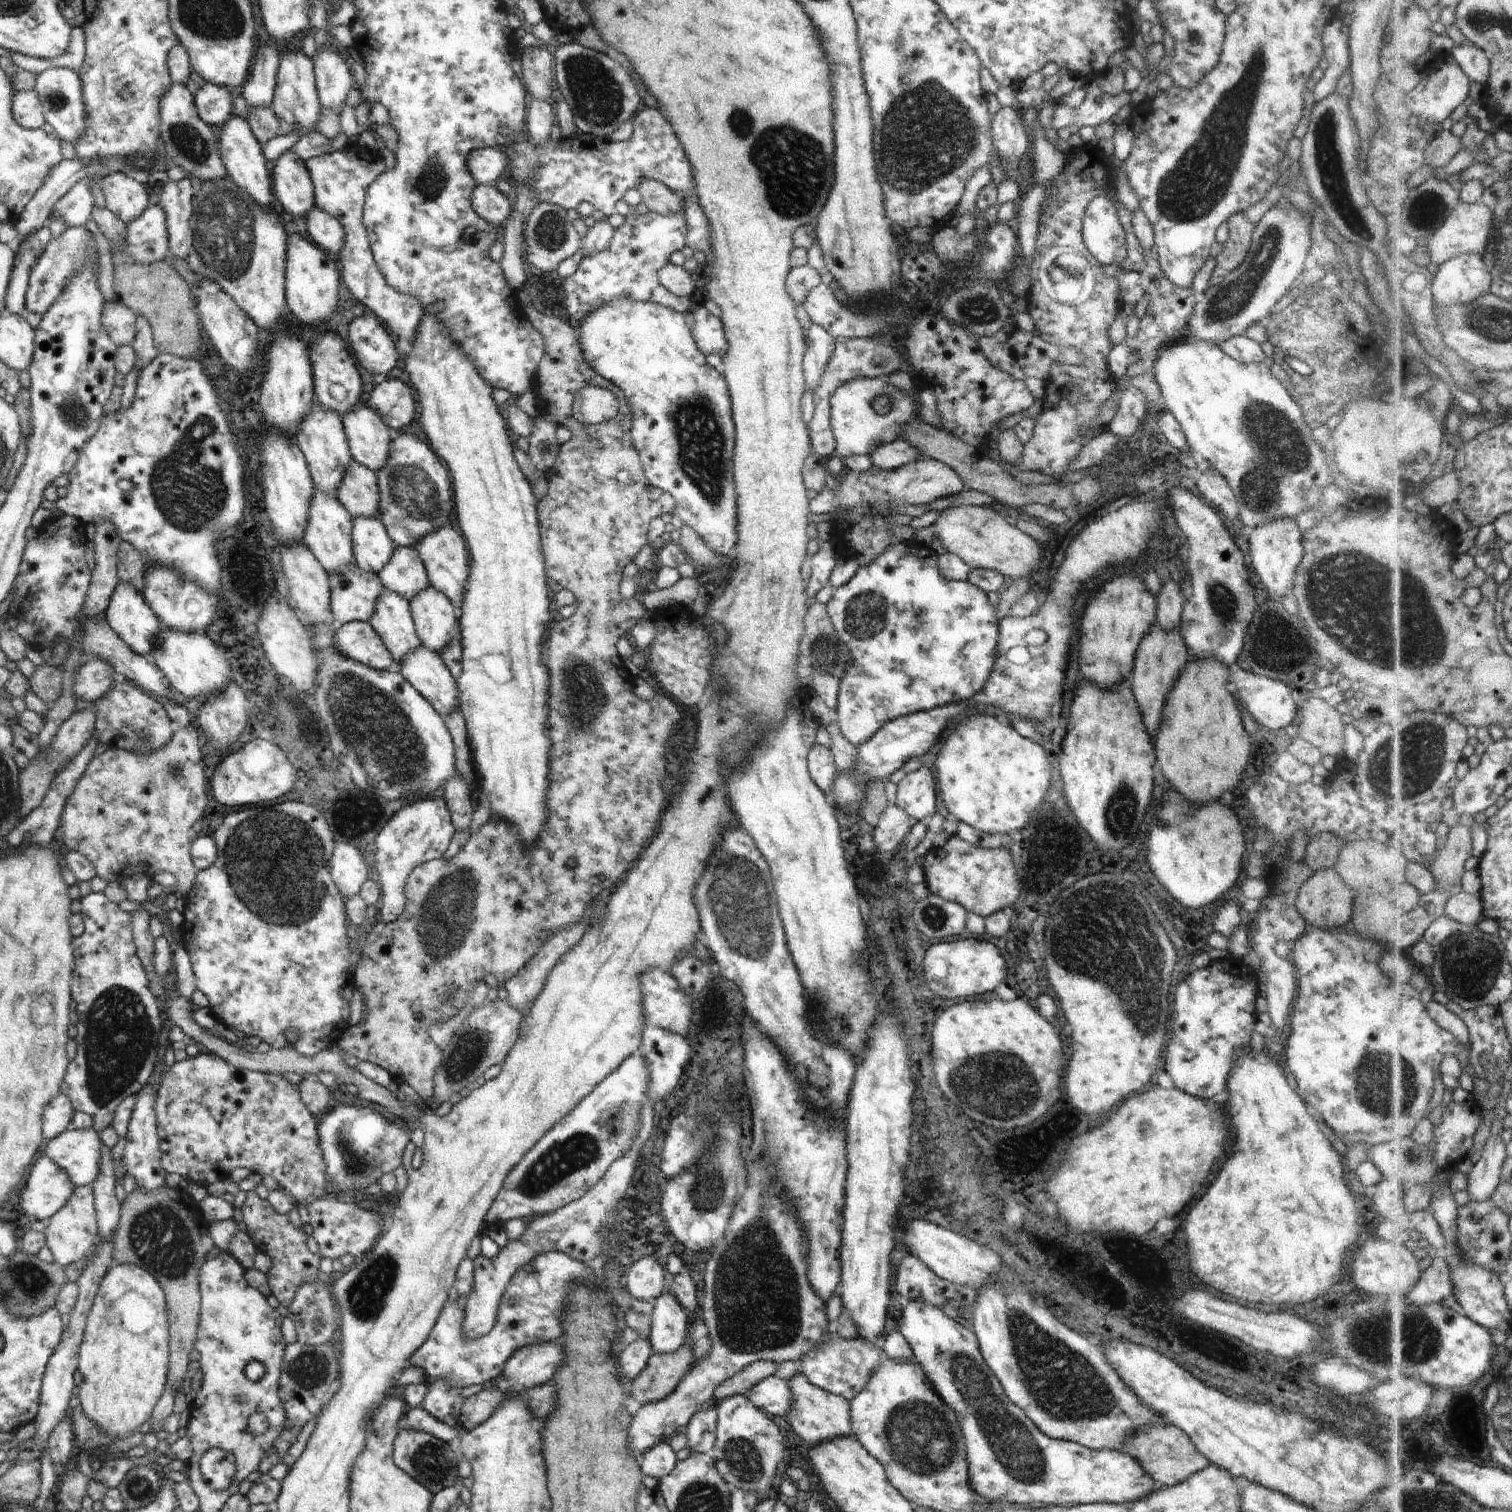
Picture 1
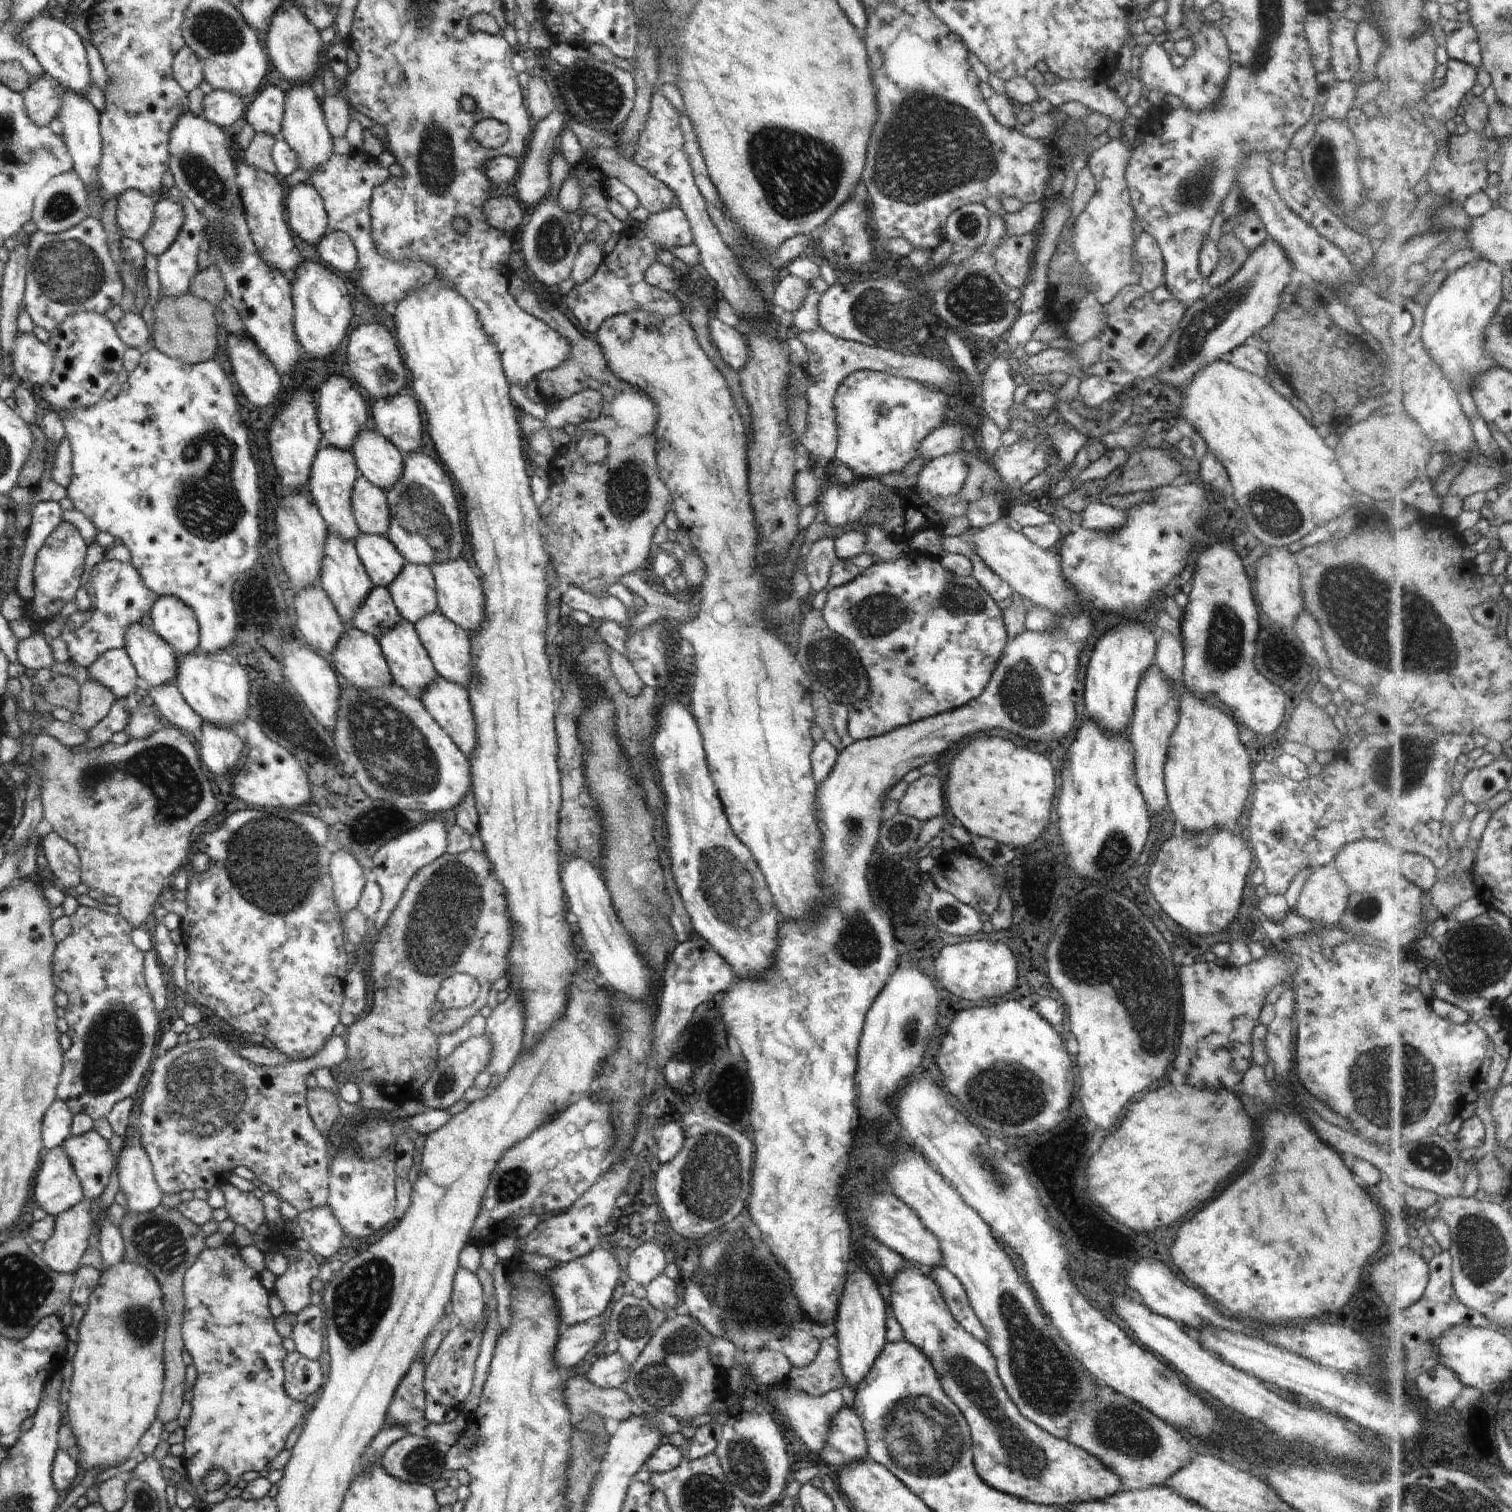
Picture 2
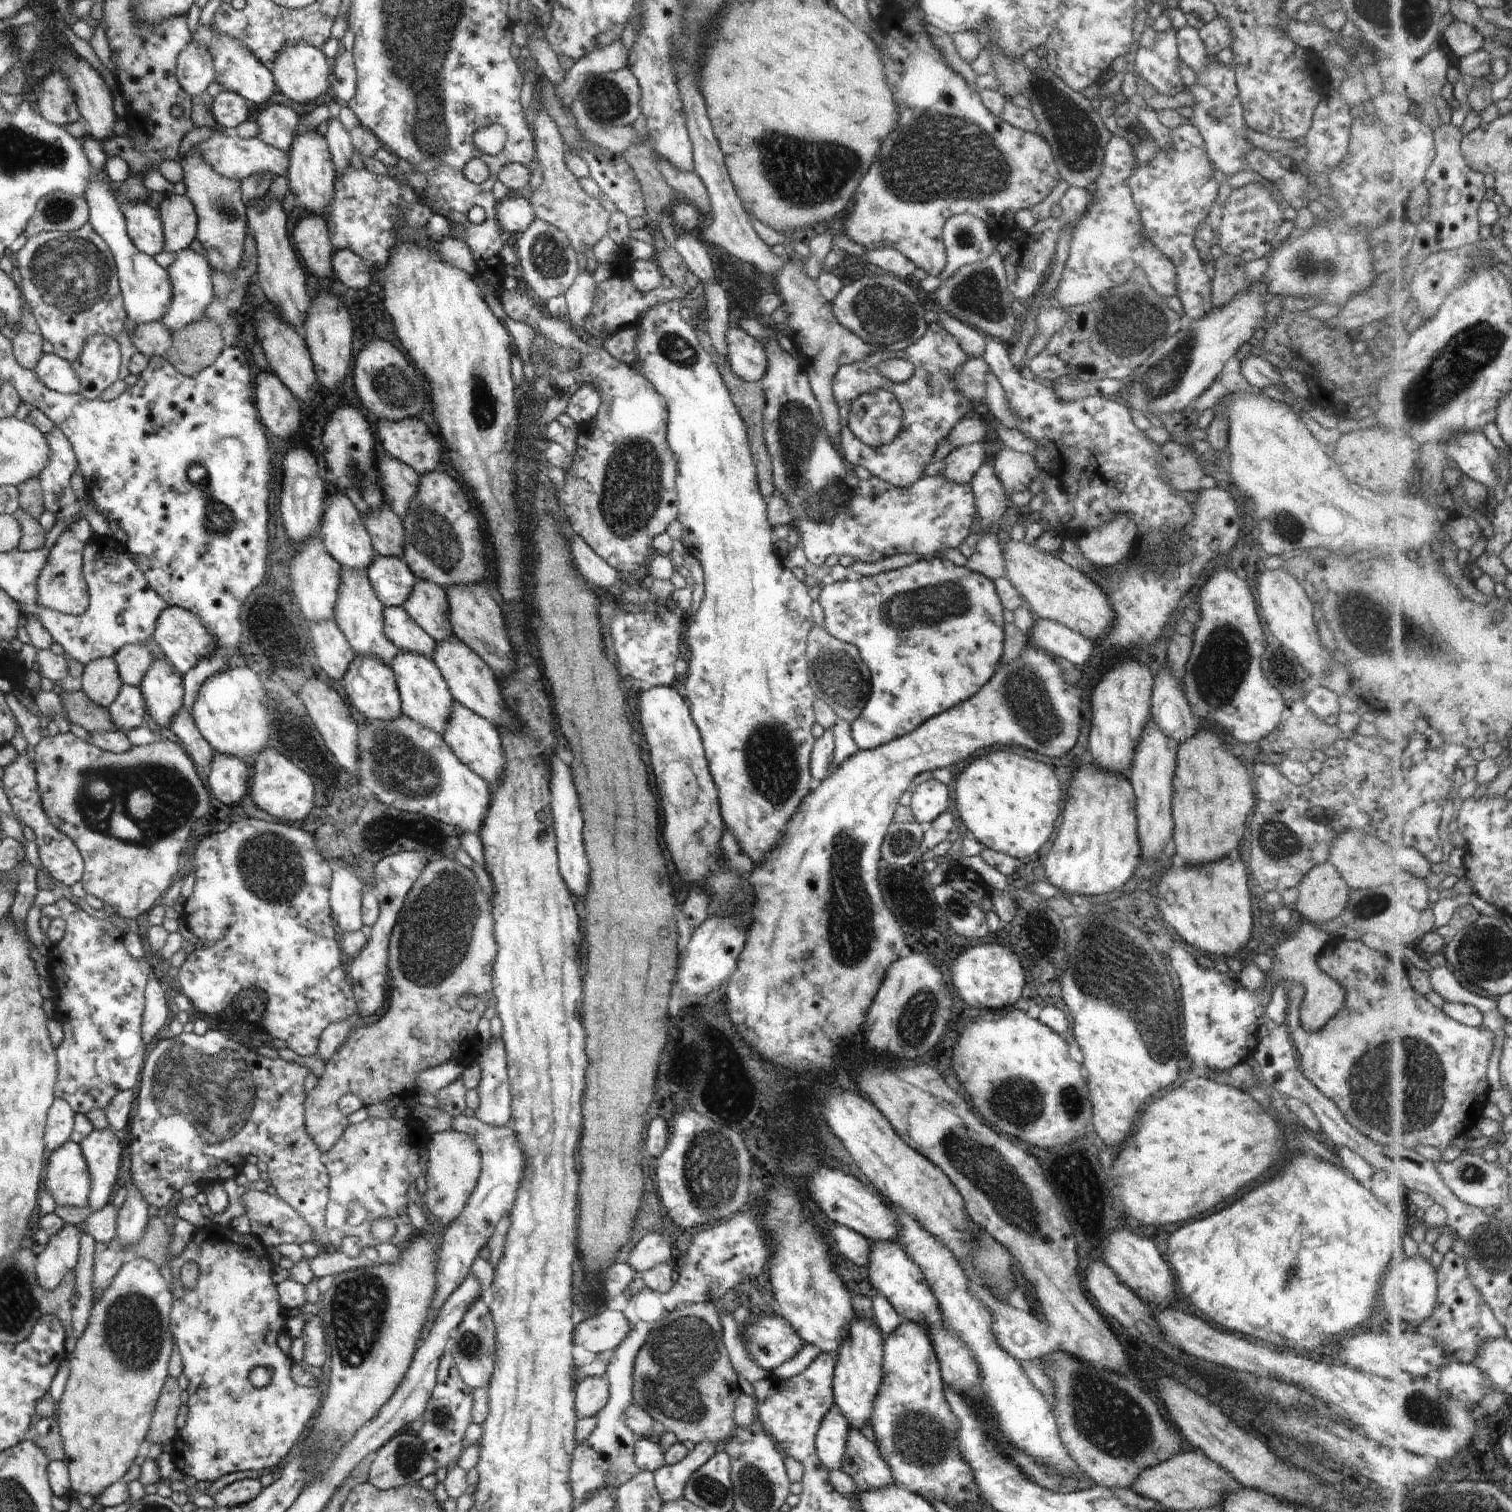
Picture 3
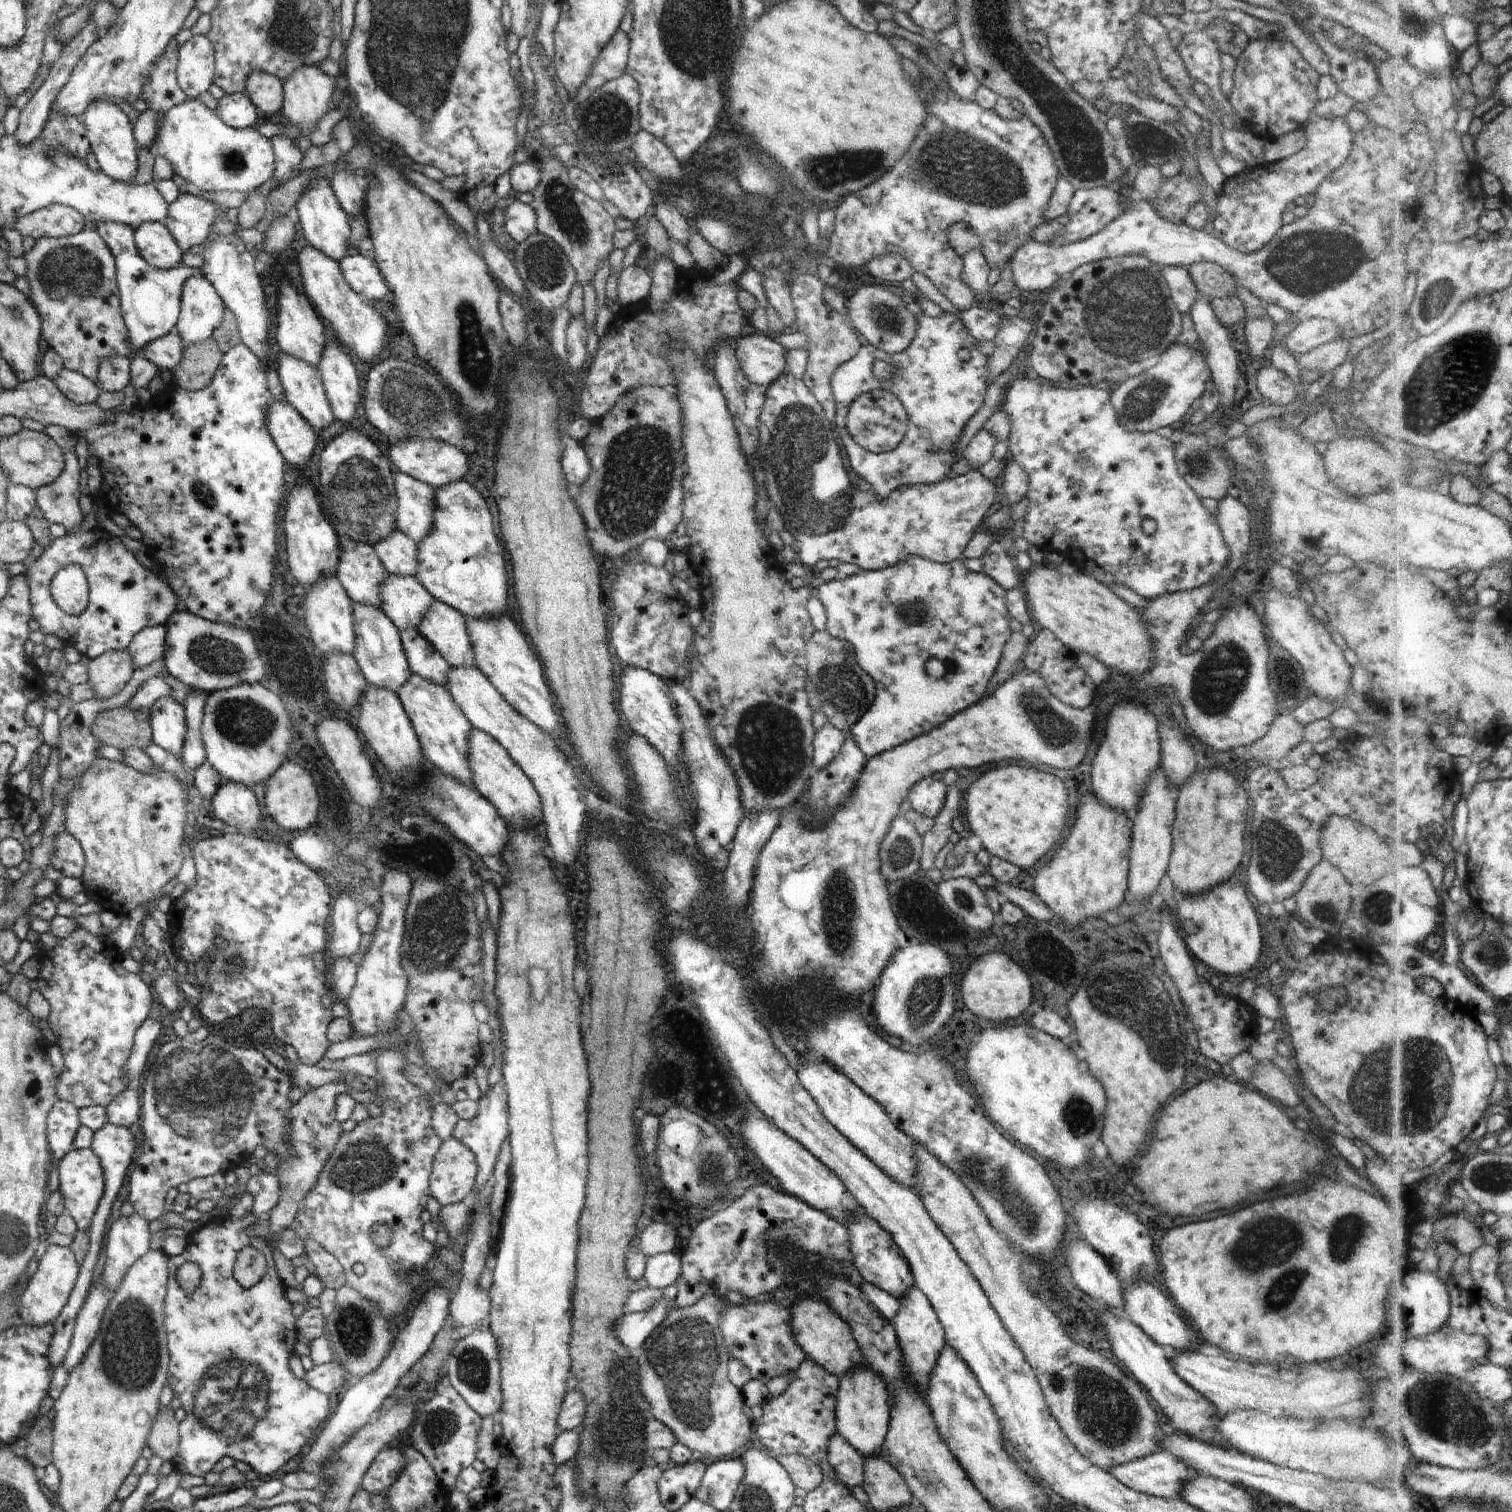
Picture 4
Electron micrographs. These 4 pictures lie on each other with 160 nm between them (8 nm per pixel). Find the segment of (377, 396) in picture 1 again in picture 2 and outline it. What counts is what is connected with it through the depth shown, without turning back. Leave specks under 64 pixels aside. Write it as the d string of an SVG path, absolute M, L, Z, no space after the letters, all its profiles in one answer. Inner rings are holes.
M402 392L376 399L372 404L375 430L401 453L417 451L422 444L422 418L417 400Z

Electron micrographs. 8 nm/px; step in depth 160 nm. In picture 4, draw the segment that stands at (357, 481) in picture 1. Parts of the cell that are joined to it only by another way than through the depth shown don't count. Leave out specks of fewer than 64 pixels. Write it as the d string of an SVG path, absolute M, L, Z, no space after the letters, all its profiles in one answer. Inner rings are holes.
M396 530L388 538L376 542L373 548L389 574L416 578L418 548L406 534Z

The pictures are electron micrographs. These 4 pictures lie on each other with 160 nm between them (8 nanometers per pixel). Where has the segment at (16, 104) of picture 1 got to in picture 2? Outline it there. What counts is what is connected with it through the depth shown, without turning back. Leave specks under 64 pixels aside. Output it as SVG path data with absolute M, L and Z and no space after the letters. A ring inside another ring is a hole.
M46 74L42 75L39 79L32 79L29 87L22 93L28 118L39 127L48 126L56 118L57 112L60 110L61 102L59 98L63 90L64 88L55 78Z

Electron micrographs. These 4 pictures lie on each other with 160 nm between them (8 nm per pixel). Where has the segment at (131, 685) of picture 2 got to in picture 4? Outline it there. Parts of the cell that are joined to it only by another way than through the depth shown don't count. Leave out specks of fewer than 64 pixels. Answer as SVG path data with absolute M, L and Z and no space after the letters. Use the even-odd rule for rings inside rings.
M166 626L144 628L130 642L127 652L135 668L150 666L152 662L163 660L166 647Z

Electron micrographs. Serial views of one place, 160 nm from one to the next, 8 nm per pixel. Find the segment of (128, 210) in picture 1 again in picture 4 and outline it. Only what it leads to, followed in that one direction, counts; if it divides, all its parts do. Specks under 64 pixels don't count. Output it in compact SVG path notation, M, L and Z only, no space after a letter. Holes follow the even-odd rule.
M146 222L134 230L139 254L158 270L172 270L182 264L184 252L164 223Z

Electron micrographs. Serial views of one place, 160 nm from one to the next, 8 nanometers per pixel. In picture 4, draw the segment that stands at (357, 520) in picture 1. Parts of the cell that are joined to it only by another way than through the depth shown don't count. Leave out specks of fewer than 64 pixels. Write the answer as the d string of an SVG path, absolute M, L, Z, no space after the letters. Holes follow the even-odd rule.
M389 574L382 584L382 612L402 632L417 630L434 600L414 576Z

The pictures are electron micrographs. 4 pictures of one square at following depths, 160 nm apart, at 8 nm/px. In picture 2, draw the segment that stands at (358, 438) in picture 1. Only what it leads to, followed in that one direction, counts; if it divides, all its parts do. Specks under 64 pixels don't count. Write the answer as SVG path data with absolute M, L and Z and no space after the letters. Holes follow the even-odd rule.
M362 429L351 453L359 474L384 492L391 489L403 473L403 453L376 430Z

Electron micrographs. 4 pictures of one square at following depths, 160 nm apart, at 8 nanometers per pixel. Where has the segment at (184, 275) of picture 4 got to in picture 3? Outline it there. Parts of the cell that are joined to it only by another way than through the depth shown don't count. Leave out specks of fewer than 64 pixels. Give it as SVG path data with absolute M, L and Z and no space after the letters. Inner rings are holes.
M88 132L80 140L78 139L78 142L81 144L82 150L91 166L91 173L85 192L85 200L89 206L89 223L112 251L127 315L137 325L149 323L150 321L161 322L162 316L165 315L170 306L170 299L173 295L172 283L168 278L168 273L150 255L138 250L128 236L123 208L114 197L114 188L110 188L104 178L106 174L105 164L109 158L102 148L102 143L92 138Z

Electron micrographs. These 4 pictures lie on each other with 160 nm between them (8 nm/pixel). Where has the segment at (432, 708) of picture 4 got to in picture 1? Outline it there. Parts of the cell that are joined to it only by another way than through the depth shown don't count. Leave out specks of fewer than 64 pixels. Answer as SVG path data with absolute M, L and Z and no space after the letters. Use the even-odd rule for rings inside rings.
M386 587L375 602L373 615L367 620L378 633L384 646L393 657L394 668L399 672L399 662L407 653L421 645L411 616L409 602Z

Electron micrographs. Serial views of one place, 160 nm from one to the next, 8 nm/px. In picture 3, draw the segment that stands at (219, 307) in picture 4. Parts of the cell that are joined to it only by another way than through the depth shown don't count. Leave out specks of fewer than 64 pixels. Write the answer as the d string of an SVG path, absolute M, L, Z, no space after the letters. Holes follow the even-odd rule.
M190 247L176 253L176 258L165 268L172 283L172 298L170 306L161 318L161 323L170 331L183 329L183 326L197 321L205 316L206 307L213 297L209 262Z

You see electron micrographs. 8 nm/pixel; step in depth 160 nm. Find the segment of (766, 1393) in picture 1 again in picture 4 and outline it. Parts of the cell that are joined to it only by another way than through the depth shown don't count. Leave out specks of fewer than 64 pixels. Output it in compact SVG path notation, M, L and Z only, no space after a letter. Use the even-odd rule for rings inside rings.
M838 1433L828 1442L828 1463L834 1468L837 1480L850 1490L855 1486L862 1486L864 1458Z

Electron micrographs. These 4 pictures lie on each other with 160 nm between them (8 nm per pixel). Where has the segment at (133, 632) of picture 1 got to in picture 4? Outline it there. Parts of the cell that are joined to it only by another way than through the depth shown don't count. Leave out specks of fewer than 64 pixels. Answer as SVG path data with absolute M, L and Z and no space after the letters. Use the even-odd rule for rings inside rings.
M162 696L152 704L149 712L154 744L180 759L188 730L183 706L172 696Z

